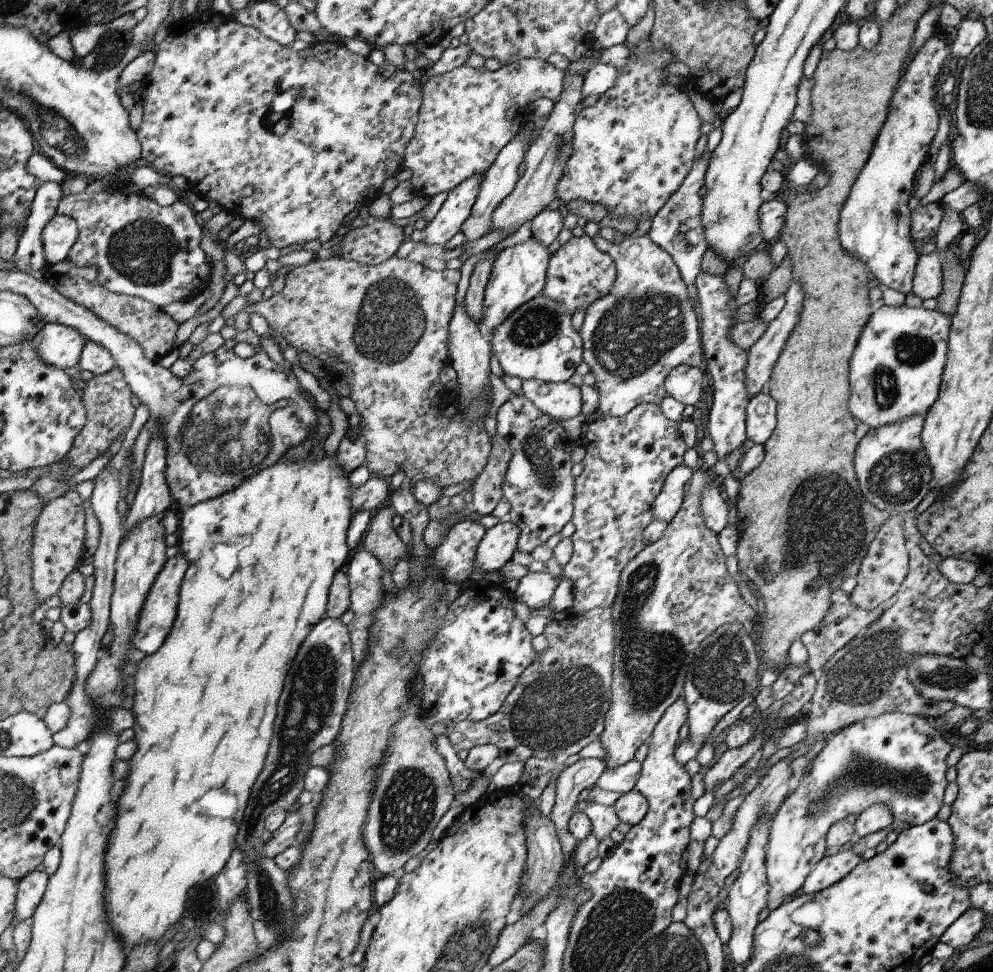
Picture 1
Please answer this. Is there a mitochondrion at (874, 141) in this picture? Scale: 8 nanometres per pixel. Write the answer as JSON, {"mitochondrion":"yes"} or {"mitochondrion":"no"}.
{"mitochondrion":"no"}

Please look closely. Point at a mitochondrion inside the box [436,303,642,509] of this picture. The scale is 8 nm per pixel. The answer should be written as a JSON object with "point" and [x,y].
{"point":[536,452]}

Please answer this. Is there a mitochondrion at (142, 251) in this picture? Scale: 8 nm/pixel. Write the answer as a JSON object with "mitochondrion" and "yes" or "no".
{"mitochondrion":"yes"}

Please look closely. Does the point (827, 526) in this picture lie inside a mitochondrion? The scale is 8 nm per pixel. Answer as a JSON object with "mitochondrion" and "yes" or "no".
{"mitochondrion":"yes"}

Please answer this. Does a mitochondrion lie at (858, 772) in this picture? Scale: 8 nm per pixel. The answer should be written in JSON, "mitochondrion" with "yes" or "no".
{"mitochondrion":"yes"}

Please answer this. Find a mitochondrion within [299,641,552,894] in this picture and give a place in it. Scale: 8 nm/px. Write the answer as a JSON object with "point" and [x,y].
{"point":[409,802]}

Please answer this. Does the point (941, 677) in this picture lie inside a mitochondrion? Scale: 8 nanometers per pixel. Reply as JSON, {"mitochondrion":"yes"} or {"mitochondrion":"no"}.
{"mitochondrion":"yes"}

